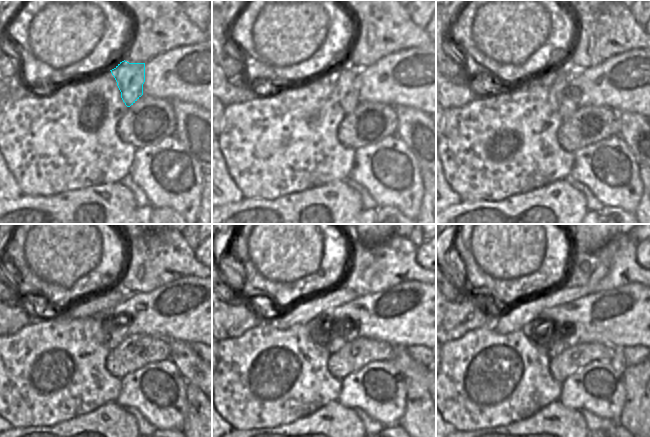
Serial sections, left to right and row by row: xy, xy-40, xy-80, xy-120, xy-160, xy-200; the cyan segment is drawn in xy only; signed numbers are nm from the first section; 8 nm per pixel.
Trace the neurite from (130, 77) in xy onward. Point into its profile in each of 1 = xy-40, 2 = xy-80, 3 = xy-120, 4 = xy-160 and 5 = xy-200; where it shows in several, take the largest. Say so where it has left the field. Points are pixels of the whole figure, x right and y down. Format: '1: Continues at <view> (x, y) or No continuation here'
1: Continues at xy-40 (346, 80)
2: Continues at xy-80 (567, 97)
3: Continues at xy-120 (118, 325)
4: Continues at xy-160 (342, 327)
5: Continues at xy-200 (558, 345)

